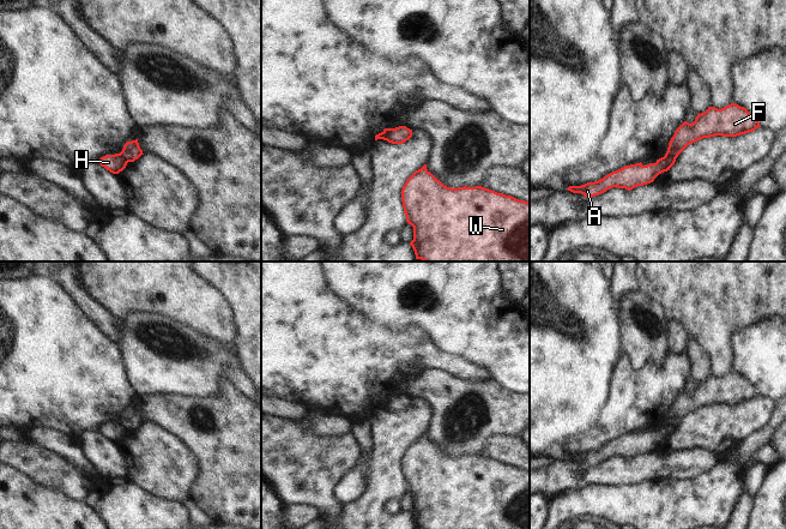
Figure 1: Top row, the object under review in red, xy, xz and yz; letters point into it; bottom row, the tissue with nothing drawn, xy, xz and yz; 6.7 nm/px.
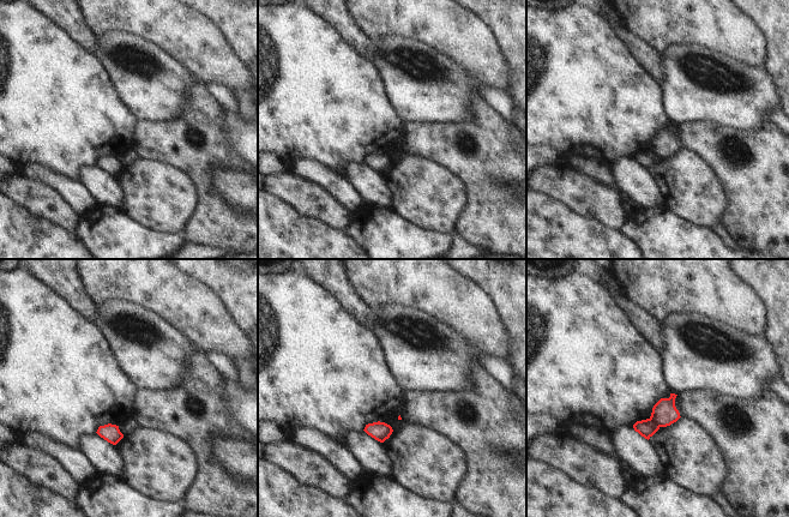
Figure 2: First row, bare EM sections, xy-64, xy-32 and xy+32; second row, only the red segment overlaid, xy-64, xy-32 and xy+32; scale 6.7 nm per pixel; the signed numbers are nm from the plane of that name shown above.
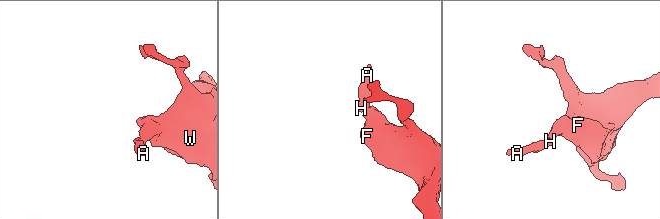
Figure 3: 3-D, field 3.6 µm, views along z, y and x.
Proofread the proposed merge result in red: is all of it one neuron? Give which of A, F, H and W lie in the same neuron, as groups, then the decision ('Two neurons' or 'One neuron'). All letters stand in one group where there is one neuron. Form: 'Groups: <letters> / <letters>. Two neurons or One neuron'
Groups: A H / F W. Two neurons.

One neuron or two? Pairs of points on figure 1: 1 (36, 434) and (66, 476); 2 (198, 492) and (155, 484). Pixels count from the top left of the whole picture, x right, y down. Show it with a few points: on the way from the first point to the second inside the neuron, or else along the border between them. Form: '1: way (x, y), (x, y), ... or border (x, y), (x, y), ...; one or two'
1: border (24, 436), (71, 464); two
2: border (197, 463), (197, 478), (187, 497); two

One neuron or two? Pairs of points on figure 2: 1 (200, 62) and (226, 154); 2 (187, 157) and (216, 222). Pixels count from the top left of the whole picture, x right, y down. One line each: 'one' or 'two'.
1: two
2: one

